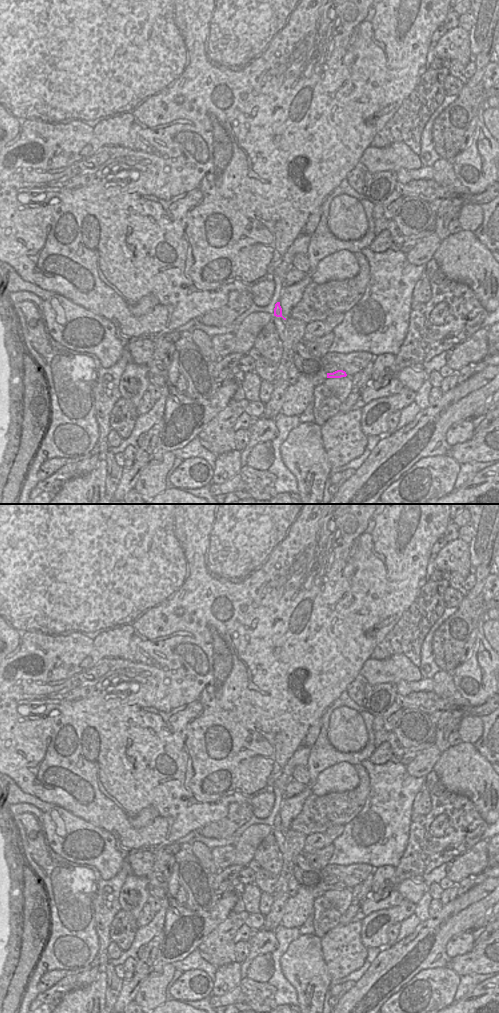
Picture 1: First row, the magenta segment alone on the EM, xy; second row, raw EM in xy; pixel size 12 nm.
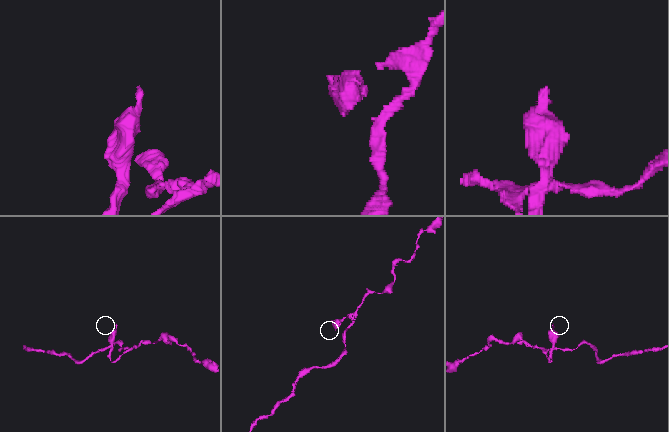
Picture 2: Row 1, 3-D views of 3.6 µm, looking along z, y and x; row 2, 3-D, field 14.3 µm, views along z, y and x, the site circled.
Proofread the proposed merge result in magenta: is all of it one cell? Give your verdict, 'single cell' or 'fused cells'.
single cell

